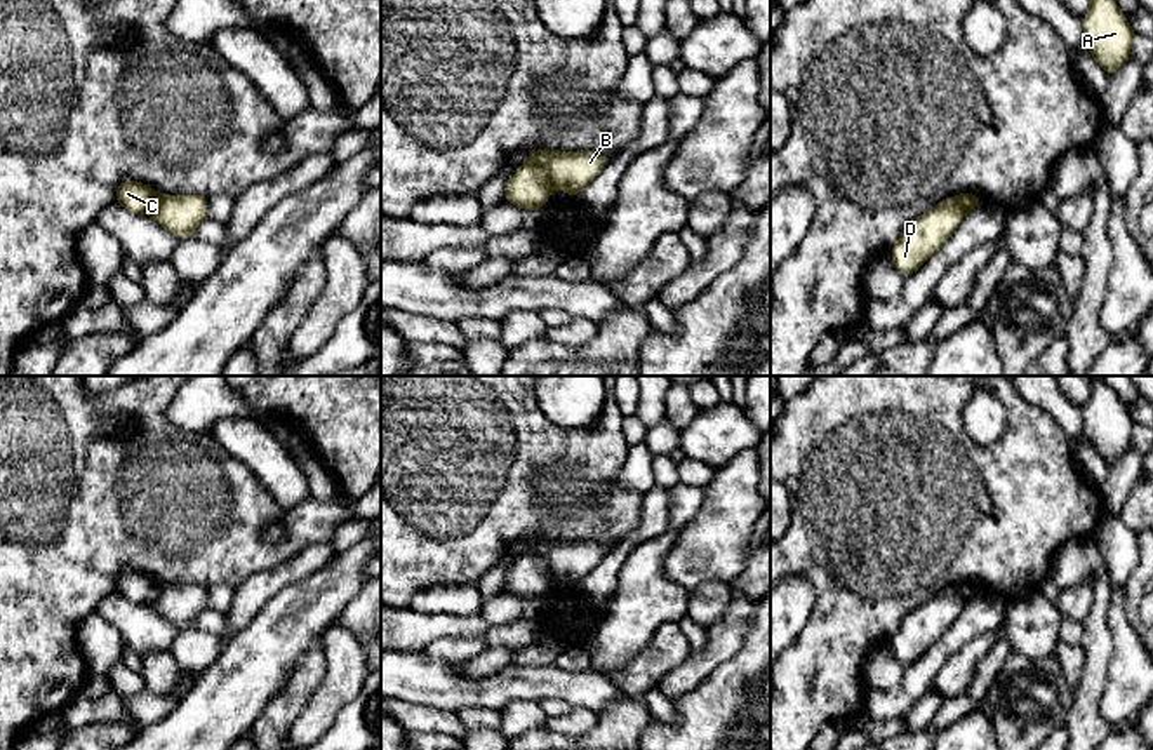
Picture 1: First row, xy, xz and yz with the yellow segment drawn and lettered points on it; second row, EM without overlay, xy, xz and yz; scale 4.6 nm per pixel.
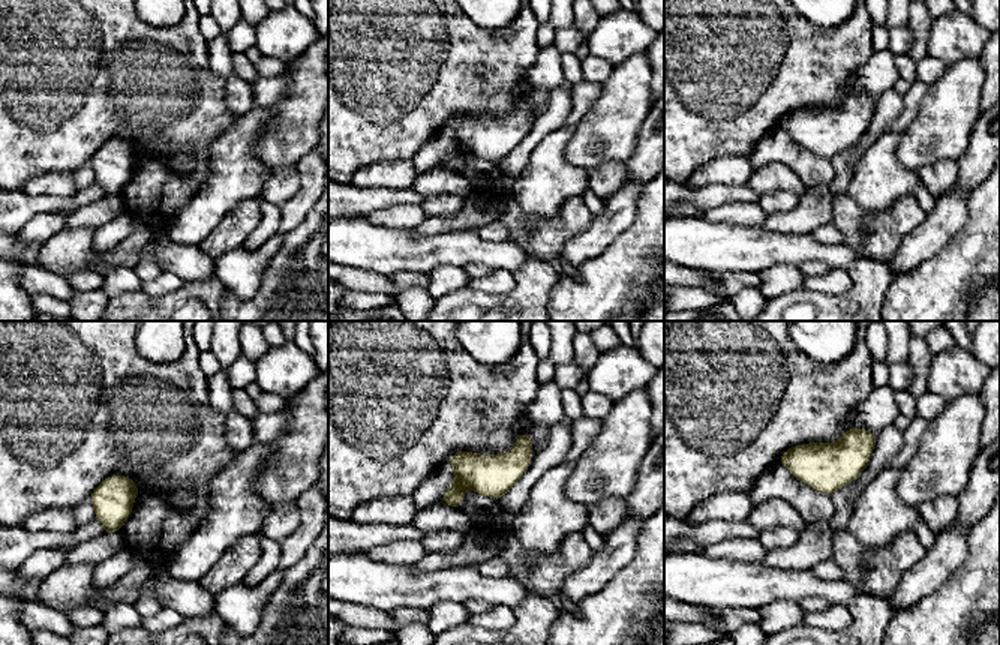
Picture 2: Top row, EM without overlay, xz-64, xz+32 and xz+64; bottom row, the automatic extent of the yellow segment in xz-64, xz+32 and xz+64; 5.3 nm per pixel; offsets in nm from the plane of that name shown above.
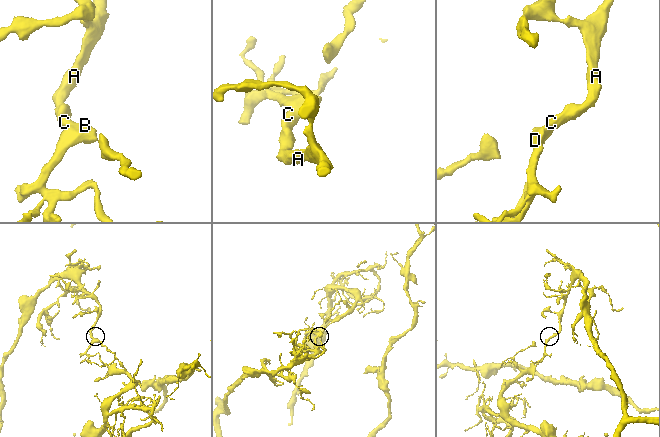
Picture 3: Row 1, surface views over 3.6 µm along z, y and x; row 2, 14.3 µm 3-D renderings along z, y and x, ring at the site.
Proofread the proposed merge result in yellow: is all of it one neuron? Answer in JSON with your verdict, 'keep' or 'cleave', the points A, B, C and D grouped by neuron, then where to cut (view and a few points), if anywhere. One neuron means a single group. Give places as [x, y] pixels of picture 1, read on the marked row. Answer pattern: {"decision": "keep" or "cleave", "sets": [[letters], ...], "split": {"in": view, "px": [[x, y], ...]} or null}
{"decision": "cleave", "sets": [["A", "C"], ["B", "D"]], "split": {"in": "xz", "px": [[531, 159], [546, 173], [553, 187]]}}

